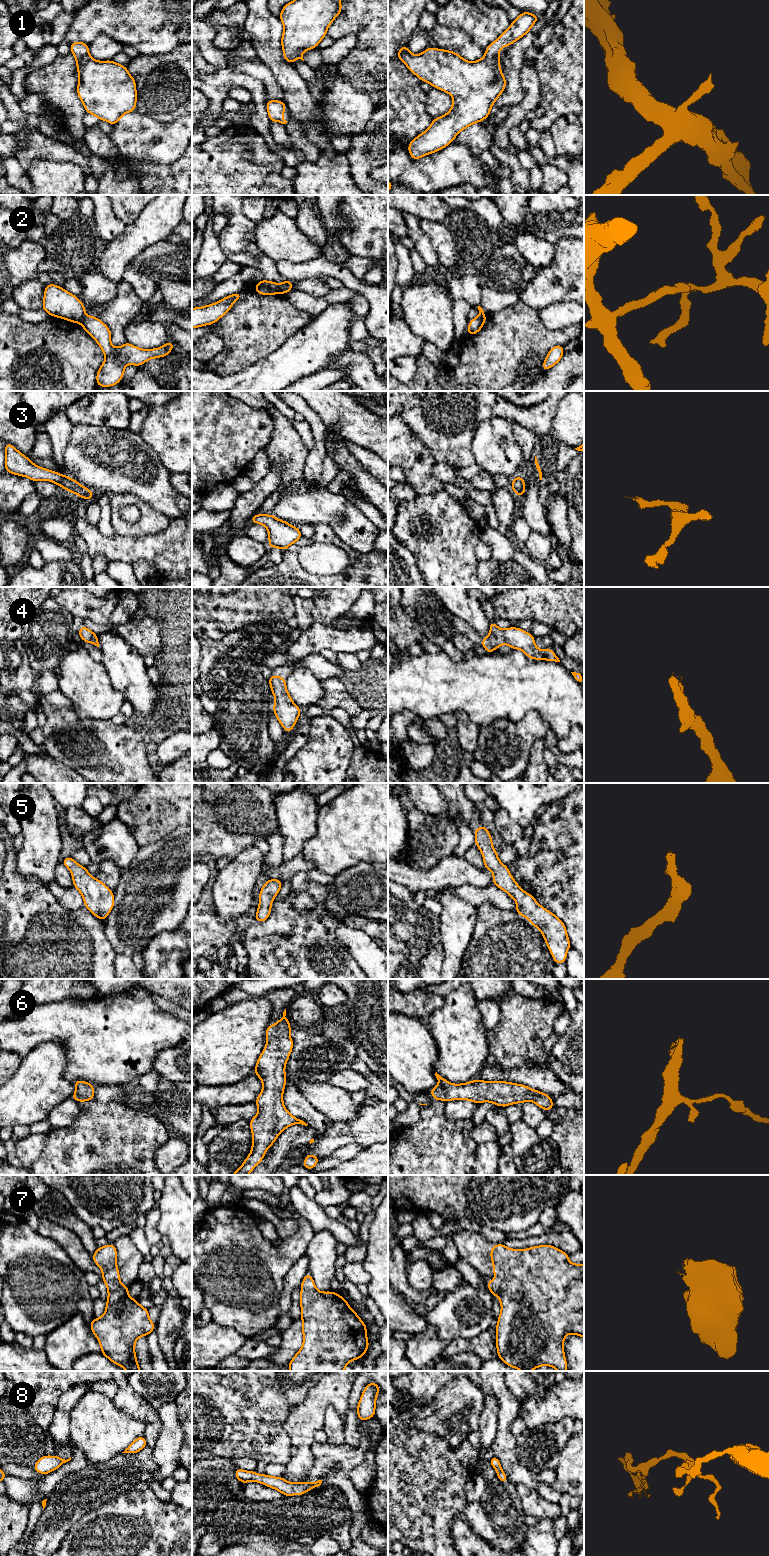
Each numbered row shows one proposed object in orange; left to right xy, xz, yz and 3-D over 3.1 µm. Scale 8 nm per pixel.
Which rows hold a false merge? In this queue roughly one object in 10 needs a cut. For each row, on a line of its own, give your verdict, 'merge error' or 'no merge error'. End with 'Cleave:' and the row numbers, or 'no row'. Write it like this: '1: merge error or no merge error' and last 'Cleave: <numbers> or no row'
1: no merge error
2: merge error
3: no merge error
4: no merge error
5: no merge error
6: no merge error
7: no merge error
8: no merge error
Cleave: 2

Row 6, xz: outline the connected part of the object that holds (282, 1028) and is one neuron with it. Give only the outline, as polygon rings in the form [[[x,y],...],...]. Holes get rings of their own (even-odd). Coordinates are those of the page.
[[[286,1009],[278,1022],[273,1026],[270,1023],[267,1025],[267,1043],[254,1070],[254,1074],[263,1083],[263,1089],[255,1101],[259,1111],[249,1121],[252,1149],[241,1167],[232,1175],[249,1175],[287,1127],[293,1124],[308,1125],[291,1115],[283,1104],[283,1092],[287,1083],[285,1066],[294,1045],[290,1038],[290,1021],[285,1016]]]

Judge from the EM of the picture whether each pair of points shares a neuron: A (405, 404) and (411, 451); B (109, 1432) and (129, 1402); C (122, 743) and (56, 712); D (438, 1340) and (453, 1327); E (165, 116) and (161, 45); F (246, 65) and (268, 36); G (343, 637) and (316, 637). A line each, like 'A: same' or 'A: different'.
A: different
B: different
C: same
D: same
E: different
F: different
G: same

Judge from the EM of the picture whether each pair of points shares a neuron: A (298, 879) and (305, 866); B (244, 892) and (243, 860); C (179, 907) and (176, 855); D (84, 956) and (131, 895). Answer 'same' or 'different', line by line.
A: different
B: same
C: same
D: different

